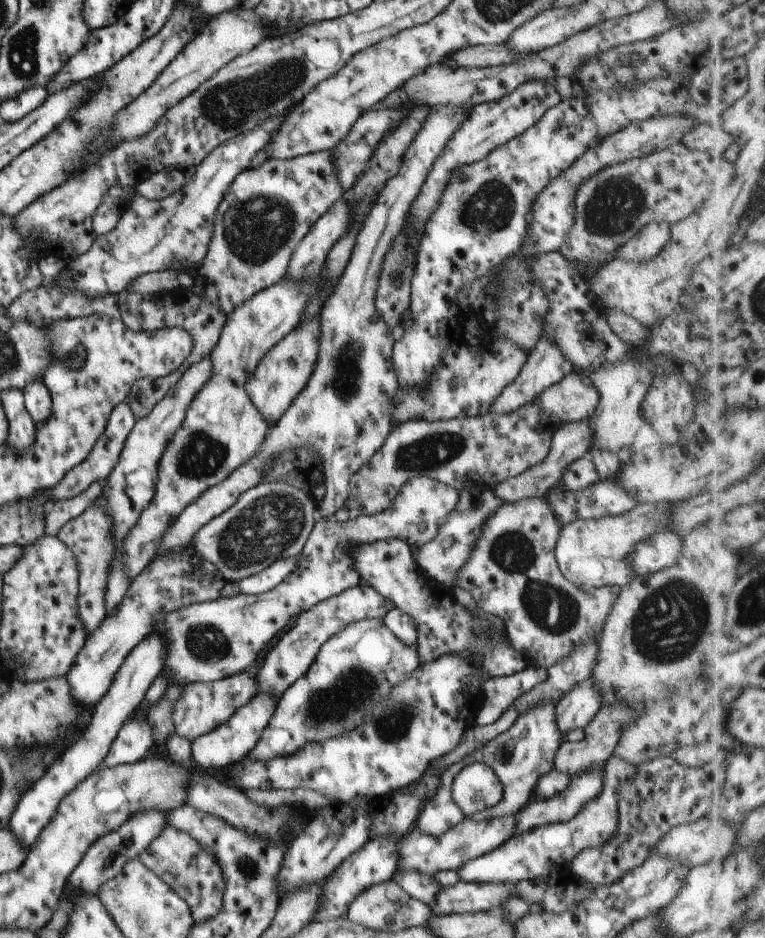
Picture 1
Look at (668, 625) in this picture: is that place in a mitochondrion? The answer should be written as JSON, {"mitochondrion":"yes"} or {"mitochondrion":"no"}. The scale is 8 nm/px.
{"mitochondrion":"yes"}

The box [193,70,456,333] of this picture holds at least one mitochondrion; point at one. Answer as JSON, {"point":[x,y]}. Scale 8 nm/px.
{"point":[258,227]}

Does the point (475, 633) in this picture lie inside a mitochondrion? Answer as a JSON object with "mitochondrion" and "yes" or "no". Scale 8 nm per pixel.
{"mitochondrion":"no"}

